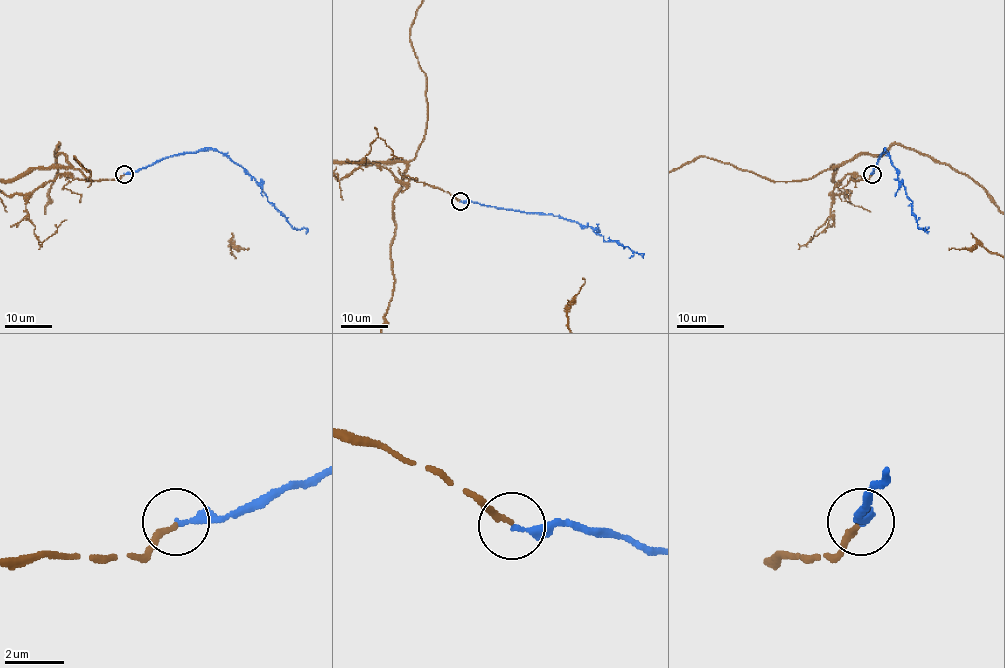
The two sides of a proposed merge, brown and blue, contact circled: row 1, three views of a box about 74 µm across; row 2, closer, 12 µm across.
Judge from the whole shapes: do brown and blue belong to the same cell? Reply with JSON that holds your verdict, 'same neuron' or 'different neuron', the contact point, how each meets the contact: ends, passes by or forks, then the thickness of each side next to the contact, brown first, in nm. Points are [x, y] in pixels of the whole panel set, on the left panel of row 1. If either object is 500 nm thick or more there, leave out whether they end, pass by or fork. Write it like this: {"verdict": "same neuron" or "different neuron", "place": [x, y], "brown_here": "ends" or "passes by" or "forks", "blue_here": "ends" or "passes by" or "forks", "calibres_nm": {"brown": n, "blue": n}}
{"verdict": "same neuron", "place": [124, 174], "brown_here": "ends", "blue_here": "ends", "calibres_nm": {"brown": 200, "blue": 200}}

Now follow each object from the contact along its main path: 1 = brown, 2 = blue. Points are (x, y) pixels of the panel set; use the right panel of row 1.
1: (872, 174), (847, 174), (833, 188), (845, 195), (832, 167), (770, 181), (696, 157)
2: (872, 174), (886, 150), (907, 196), (912, 202), (912, 215), (917, 225), (928, 234)

